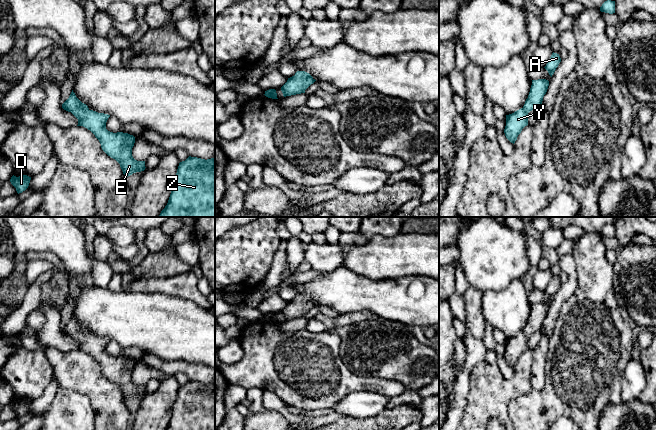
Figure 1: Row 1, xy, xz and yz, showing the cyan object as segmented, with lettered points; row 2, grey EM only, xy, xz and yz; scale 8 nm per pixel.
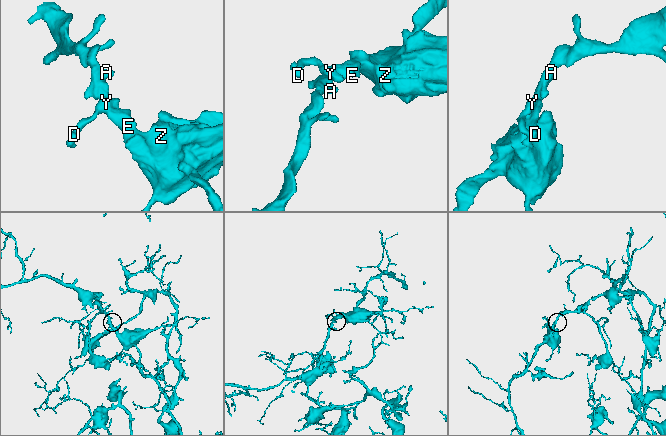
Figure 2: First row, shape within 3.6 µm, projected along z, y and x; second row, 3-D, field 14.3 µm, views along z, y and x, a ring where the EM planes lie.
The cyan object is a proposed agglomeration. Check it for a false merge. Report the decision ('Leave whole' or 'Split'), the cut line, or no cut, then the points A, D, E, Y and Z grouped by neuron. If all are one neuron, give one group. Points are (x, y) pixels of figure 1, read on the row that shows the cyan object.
Leave whole. No split. Groups: A D E Y Z

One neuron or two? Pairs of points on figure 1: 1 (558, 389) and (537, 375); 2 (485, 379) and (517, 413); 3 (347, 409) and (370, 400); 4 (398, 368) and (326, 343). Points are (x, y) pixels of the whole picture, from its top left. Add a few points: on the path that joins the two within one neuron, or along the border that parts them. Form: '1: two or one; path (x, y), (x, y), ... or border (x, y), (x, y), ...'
1: two; border (546, 357), (545, 384), (540, 390), (532, 390)
2: two; border (529, 392), (508, 402), (509, 419)
3: one; path (353, 405), (364, 404)
4: two; border (336, 332), (340, 338), (339, 355), (348, 370)

